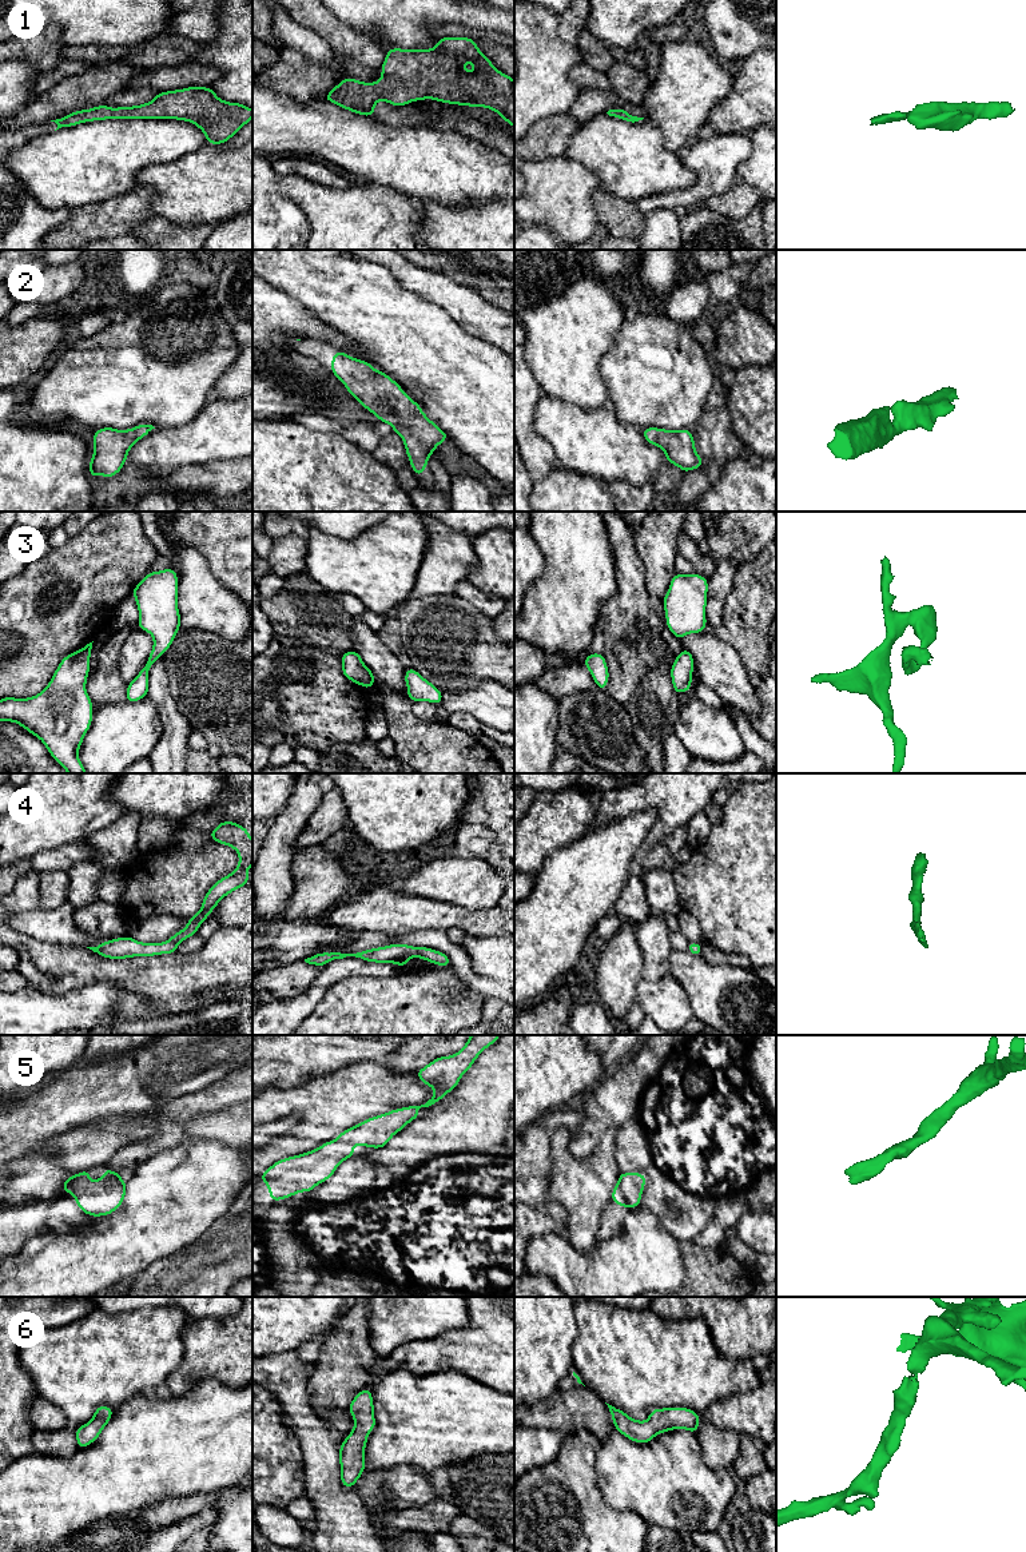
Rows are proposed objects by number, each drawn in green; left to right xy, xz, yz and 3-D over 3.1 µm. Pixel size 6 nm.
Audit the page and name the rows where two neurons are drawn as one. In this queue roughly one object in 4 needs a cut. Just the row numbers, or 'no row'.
no row

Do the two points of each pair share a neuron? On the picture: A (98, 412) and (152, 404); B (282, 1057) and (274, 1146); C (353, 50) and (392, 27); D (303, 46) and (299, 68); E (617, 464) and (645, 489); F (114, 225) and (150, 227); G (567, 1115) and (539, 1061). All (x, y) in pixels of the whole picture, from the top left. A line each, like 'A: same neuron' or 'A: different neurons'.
A: same neuron
B: different neurons
C: different neurons
D: different neurons
E: different neurons
F: different neurons
G: different neurons

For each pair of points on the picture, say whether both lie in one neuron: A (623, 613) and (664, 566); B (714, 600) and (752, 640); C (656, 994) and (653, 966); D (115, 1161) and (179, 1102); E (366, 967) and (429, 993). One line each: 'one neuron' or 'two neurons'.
A: two neurons
B: two neurons
C: two neurons
D: one neuron
E: two neurons

